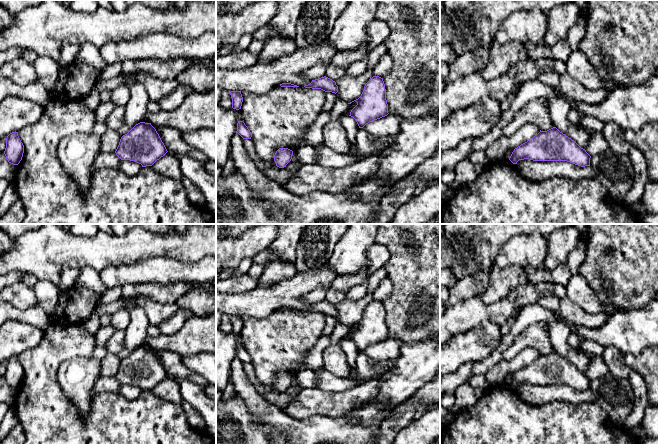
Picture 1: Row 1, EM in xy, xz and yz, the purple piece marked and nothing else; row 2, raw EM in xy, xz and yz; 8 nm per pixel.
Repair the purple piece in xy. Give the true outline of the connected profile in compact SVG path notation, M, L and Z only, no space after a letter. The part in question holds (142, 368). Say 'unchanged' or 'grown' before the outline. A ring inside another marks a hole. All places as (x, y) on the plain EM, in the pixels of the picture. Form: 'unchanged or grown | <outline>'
grown | M140 346L120 363L115 376L100 376L92 389L92 398L100 393L118 393L122 384L135 385L142 391L152 390L167 377L151 347Z

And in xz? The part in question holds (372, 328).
unchanged | M379 300L370 302L361 320L354 325L357 329L351 334L349 340L356 344L359 352L389 338L385 308L383 302Z

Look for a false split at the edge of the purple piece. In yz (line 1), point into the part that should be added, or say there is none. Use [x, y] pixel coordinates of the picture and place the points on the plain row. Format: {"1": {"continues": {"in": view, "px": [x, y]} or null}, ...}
{"1": {"continues": null}}

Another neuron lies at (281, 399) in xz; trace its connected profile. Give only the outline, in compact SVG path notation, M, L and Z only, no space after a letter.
M243 363L243 369L256 390L271 404L276 405L281 410L285 409L293 400L294 396L302 389L293 375L291 385L284 391L266 389L257 379L255 369L251 363Z

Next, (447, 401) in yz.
M445 394L440 398L440 405L448 410L452 410L455 404L454 394Z

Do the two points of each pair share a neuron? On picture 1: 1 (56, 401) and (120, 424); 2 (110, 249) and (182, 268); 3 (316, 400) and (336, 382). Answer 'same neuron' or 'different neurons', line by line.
1: same neuron
2: different neurons
3: different neurons

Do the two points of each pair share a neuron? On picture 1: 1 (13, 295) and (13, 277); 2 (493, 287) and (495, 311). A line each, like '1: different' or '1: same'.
1: different
2: different

